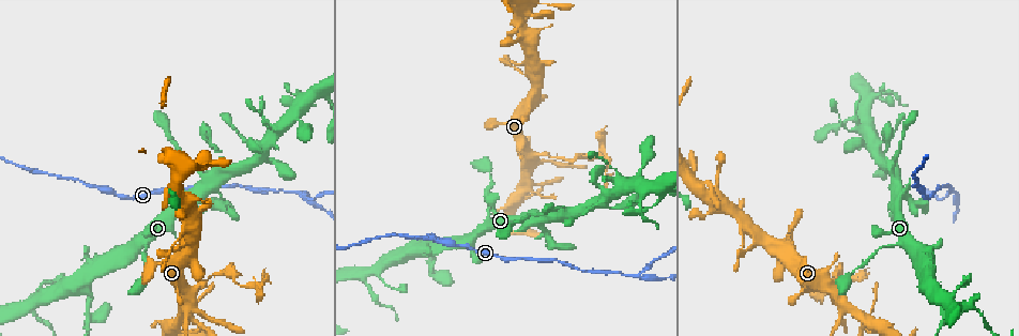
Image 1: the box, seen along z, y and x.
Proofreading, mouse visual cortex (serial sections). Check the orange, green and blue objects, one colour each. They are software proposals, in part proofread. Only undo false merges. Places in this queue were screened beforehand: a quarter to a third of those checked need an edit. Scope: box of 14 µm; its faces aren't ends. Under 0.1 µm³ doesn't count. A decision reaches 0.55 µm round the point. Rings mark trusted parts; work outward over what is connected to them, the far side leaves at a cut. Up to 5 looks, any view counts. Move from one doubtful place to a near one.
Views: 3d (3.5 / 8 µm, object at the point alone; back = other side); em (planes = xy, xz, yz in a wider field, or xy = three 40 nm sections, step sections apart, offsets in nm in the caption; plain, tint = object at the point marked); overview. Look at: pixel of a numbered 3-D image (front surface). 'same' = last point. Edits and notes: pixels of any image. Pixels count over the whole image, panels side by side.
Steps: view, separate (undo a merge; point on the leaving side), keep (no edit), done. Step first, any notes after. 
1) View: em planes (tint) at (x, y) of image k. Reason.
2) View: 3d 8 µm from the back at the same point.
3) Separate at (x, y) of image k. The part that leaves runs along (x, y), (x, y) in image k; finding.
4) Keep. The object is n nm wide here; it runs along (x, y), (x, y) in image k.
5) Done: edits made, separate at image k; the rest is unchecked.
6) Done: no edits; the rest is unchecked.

View: 3d 8 µm at (896, 184) of image 1. Three-way junction.

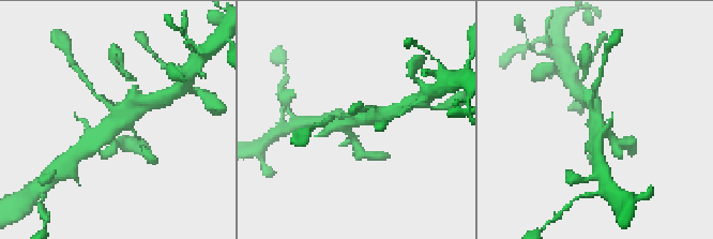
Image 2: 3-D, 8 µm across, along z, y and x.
View: em planes (tint) at (117, 121) of image 2.

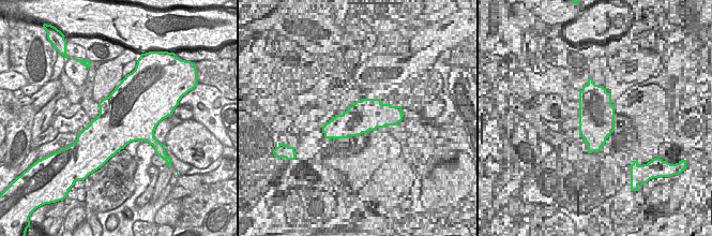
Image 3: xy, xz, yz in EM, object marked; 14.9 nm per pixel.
Keep. It runs along (94, 143), (131, 106), (141, 102) in image 2; one cell here.

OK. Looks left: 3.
View: 3d 8 µm at (860, 116) of image 1. Four arms meet.

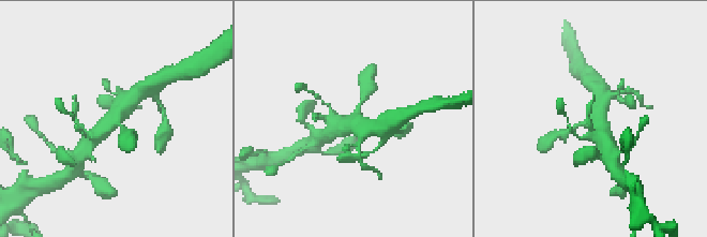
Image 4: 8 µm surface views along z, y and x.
View: em planes (tint) at (595, 118) of image 4. 4 arms meet here; the arms are 200, 350, 500, 500 nm wide.

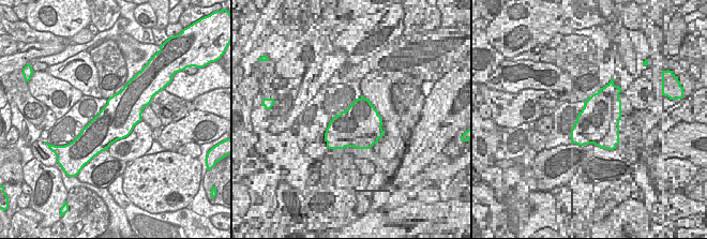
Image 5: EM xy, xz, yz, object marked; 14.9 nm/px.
Keep. The object is 550 nm wide here; it runs along (89, 143), (135, 94) in image 4; all the same cell.

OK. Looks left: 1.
Done: no edits; the rest is unchecked.

